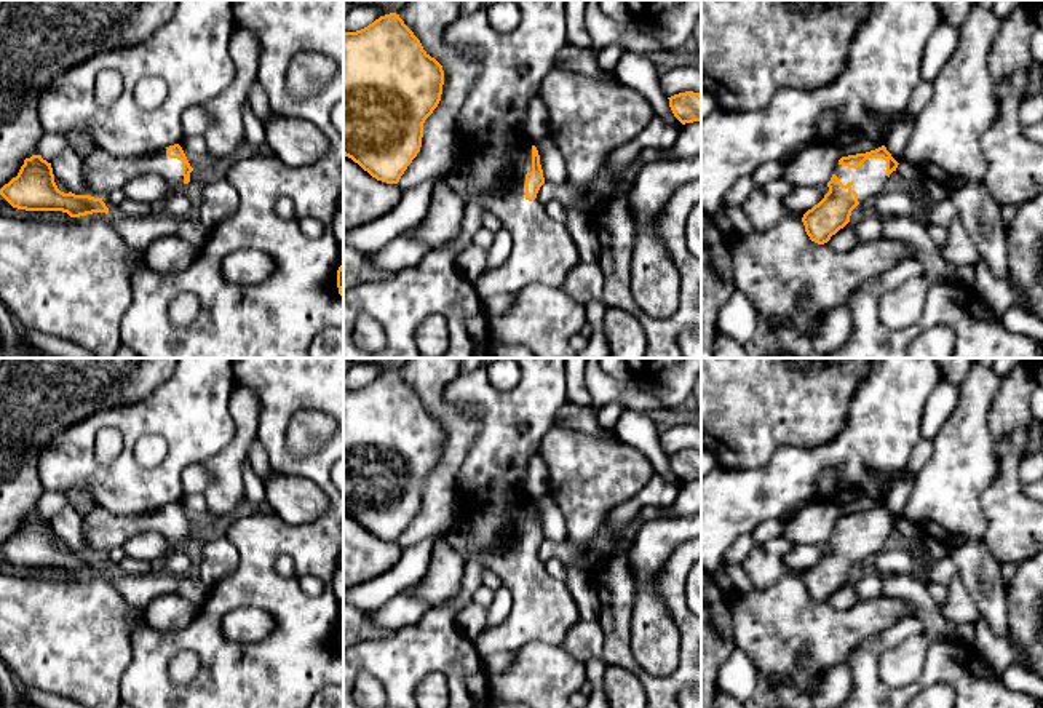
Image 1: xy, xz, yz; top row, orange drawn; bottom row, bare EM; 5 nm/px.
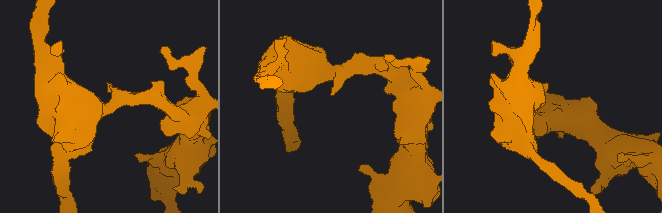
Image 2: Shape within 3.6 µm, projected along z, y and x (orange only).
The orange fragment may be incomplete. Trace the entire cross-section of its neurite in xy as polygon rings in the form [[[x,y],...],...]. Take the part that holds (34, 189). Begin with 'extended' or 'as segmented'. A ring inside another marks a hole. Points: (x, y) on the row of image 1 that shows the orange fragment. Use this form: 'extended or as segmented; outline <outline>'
as segmented; outline [[[42,155],[26,158],[18,176],[0,189],[0,195],[13,208],[26,211],[62,211],[70,217],[109,214],[102,198],[61,192],[54,182],[51,163]]]

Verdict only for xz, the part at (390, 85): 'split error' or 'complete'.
complete

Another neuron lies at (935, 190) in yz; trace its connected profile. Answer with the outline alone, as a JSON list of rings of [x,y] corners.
[[[899,163],[896,168],[896,173],[904,181],[910,182],[912,185],[923,182],[930,203],[936,203],[936,201],[941,201],[946,197],[949,197],[949,192],[939,182],[925,176],[923,173],[920,173],[915,166],[912,166],[909,163]]]

